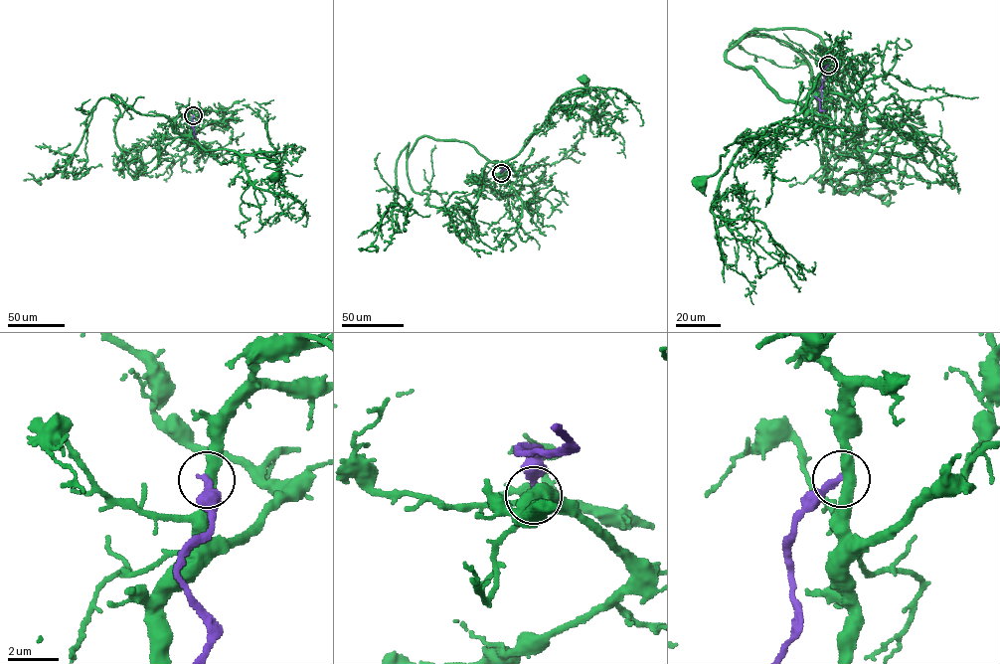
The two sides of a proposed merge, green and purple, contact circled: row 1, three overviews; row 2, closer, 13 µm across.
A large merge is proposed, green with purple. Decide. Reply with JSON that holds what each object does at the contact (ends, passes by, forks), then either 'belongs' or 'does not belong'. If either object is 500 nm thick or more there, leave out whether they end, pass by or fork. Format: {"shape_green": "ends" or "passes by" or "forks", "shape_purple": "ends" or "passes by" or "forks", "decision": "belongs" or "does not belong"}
{"shape_green": "passes by", "shape_purple": "ends", "decision": "does not belong"}

